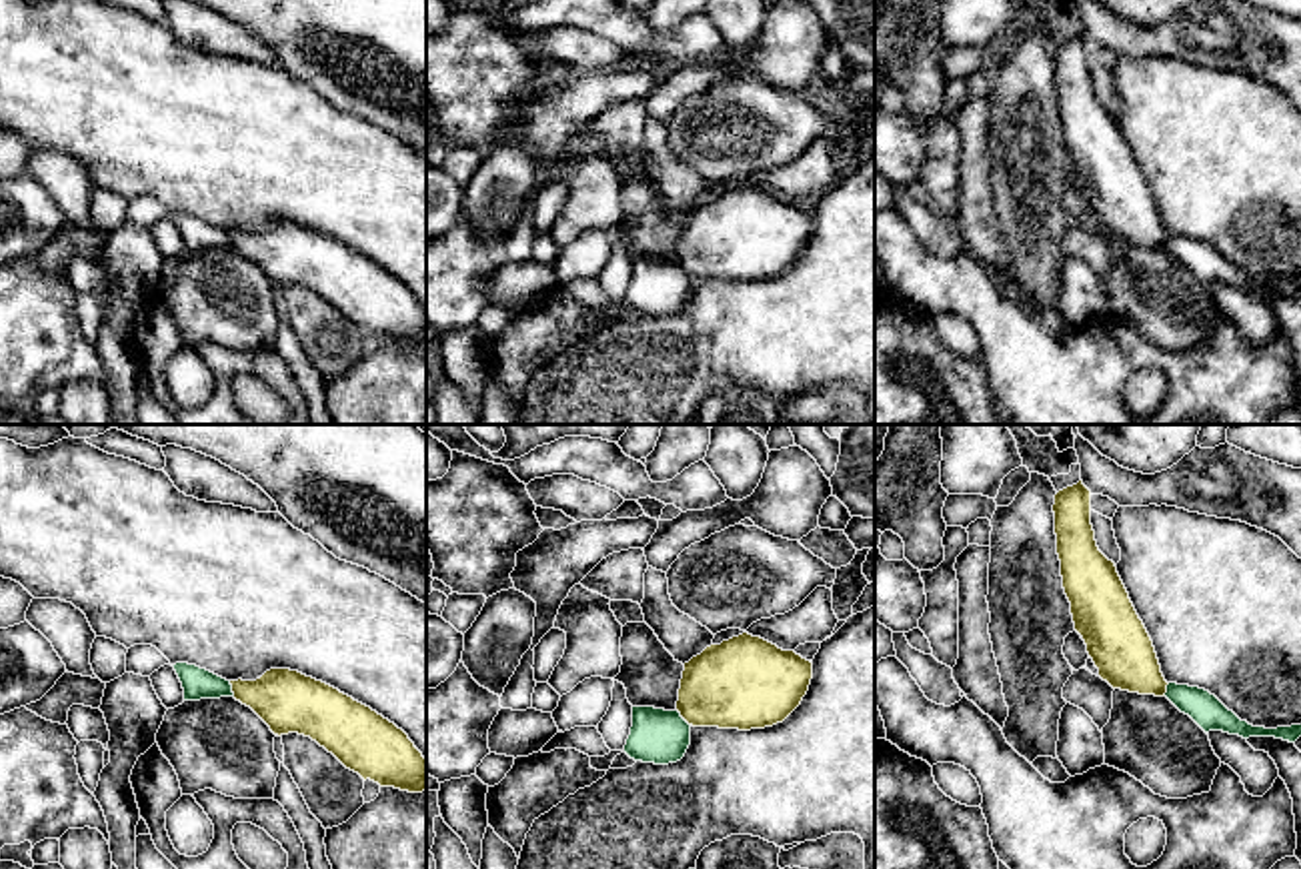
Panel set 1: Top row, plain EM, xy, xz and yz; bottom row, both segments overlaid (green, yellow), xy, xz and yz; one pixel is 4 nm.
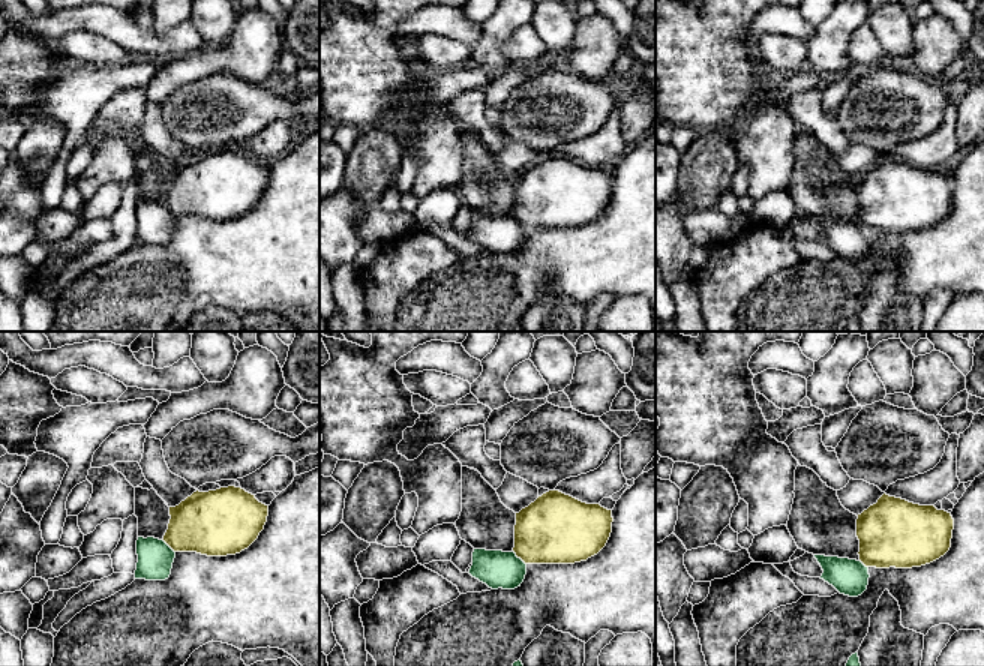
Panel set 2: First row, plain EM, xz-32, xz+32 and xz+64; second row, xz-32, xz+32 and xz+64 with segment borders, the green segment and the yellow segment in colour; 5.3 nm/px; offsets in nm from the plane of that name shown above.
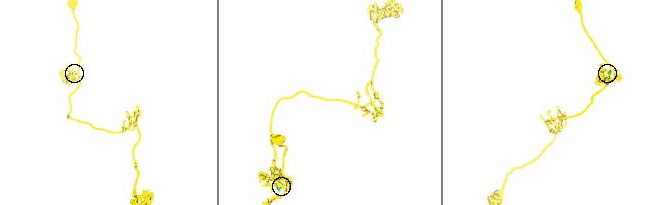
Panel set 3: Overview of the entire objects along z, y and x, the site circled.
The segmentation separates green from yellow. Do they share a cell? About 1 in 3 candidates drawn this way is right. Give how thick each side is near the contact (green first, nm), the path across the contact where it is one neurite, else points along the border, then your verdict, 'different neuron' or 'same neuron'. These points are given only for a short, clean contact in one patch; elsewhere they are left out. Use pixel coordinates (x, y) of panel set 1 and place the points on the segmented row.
calibres 130 and 260 nm; way xy (199, 683), (231, 689), (289, 701); same neuron

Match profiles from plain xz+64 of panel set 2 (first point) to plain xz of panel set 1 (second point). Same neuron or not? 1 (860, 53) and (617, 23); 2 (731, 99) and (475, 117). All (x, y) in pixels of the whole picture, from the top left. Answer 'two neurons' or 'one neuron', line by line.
1: one neuron
2: one neuron

